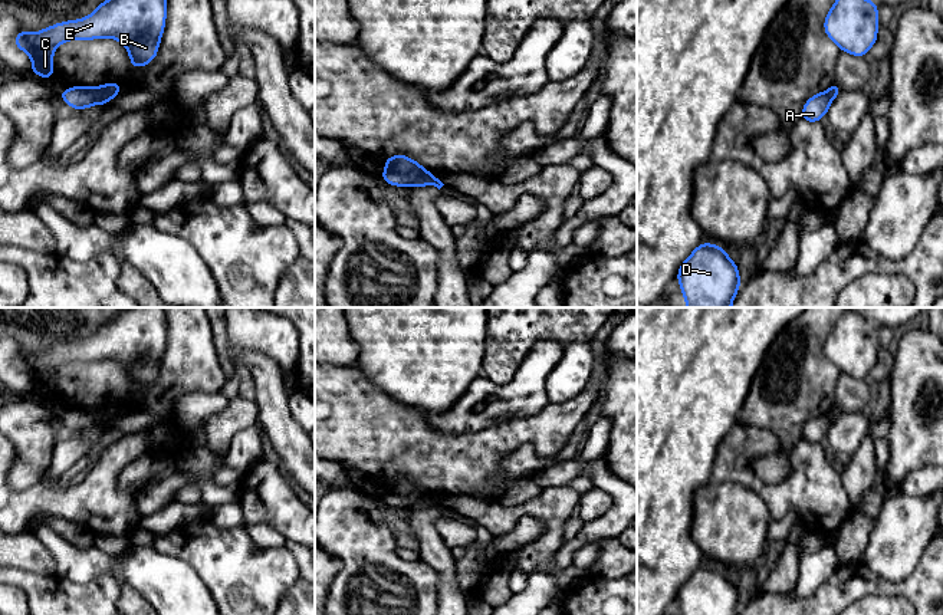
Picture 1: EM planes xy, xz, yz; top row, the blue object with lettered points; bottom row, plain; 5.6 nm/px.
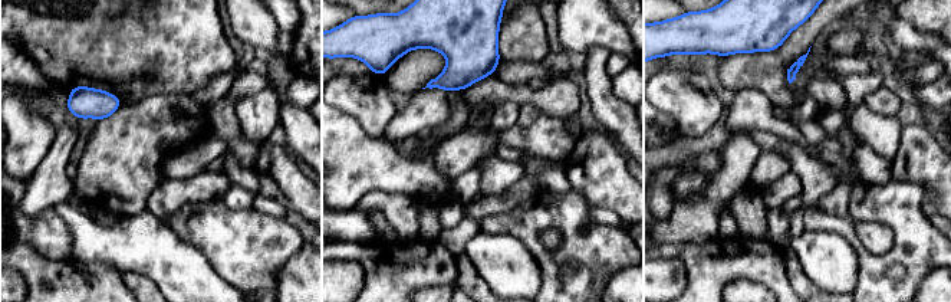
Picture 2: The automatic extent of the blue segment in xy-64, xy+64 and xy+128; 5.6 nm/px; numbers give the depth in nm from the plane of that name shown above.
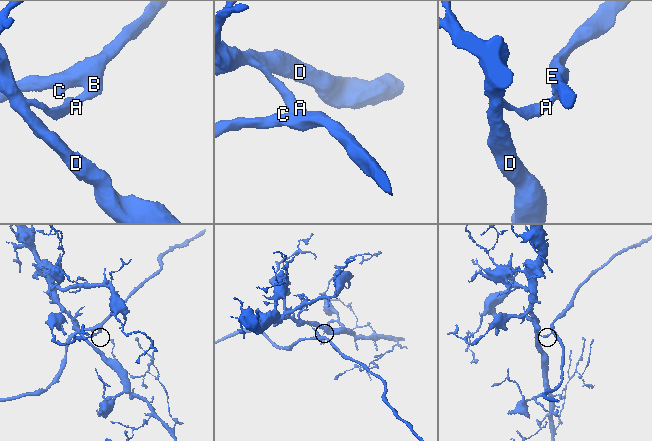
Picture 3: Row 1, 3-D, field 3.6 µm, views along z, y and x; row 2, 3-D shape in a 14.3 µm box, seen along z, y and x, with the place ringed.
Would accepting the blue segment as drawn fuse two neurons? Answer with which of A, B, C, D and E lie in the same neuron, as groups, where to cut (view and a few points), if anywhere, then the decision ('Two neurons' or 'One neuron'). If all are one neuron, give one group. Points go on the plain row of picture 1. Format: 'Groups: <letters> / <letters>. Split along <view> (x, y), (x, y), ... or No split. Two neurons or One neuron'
Groups: A D / B C E. Split along xy (89, 410), (98, 420), (108, 423). Two neurons

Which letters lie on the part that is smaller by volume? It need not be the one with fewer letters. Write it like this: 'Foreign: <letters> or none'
Foreign: B, C, E

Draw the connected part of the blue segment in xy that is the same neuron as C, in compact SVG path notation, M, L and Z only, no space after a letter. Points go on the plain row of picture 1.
M125 308L89 338L60 343L37 355L19 352L17 371L32 381L32 394L53 399L53 375L69 362L112 359L122 365L131 389L144 389L157 379L168 335L164 308Z

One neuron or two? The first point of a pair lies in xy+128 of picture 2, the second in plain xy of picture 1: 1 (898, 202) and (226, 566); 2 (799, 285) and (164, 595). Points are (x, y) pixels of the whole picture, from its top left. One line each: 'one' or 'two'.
1: one
2: two

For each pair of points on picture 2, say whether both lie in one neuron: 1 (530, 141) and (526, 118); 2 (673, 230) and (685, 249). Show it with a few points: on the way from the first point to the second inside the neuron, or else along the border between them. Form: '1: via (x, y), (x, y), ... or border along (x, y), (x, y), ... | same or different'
1: border along (540, 114), (526, 127), (517, 124) | different
2: border along (714, 238), (706, 242), (675, 242), (658, 246) | different

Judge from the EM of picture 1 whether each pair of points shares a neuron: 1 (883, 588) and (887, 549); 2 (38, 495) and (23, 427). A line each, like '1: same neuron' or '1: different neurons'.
1: different neurons
2: different neurons

